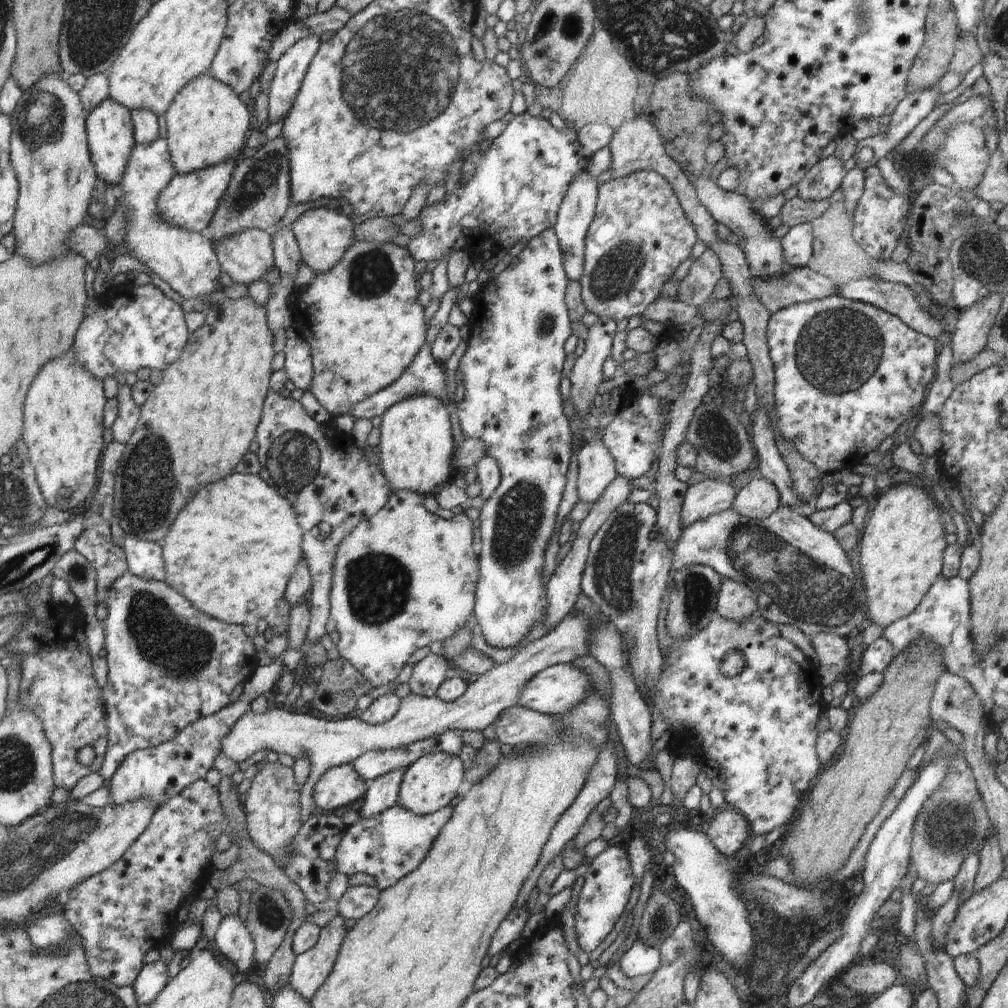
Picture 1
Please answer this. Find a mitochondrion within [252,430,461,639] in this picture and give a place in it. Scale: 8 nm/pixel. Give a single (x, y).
(378, 586)

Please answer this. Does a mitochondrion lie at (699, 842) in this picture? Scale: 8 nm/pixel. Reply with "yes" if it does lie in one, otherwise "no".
no

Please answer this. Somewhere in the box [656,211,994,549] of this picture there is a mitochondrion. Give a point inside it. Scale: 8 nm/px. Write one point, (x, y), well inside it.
(837, 351)

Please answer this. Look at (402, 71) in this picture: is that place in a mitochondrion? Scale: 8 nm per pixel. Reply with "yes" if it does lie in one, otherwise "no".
yes

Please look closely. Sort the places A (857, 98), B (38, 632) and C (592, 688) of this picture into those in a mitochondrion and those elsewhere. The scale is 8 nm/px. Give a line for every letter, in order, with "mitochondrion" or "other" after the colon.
A: other
B: other
C: other

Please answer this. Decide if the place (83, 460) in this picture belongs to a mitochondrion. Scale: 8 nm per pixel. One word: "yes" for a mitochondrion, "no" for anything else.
no

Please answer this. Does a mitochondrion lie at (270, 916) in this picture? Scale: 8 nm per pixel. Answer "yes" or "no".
yes

